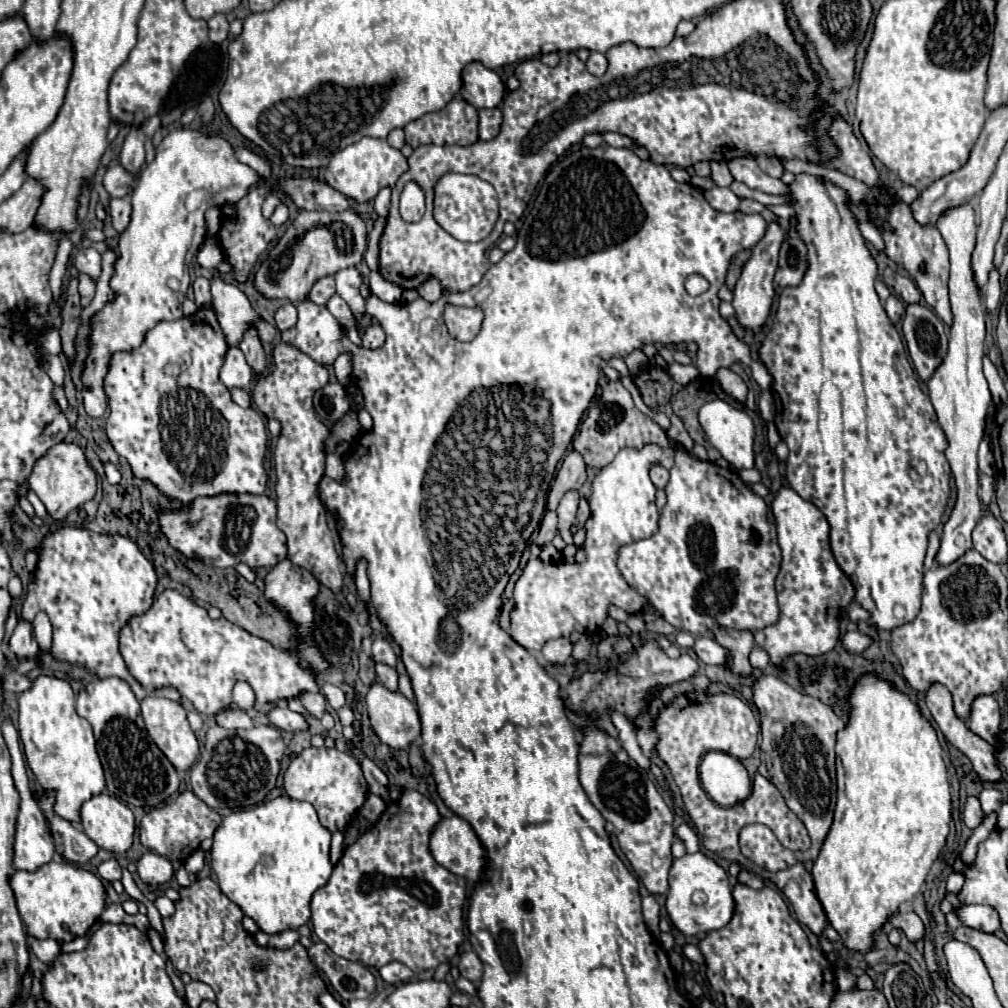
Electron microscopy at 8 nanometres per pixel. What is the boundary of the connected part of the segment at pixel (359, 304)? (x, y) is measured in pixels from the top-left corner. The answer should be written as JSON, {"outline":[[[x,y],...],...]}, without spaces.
{"outline":[[[356,267],[342,269],[334,275],[334,279],[336,279],[336,293],[350,305],[350,309],[356,317],[362,317],[364,315],[364,297],[360,295],[362,277],[360,277],[358,269]]]}

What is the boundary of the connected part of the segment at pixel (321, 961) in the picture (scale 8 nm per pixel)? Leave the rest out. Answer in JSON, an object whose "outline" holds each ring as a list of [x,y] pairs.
{"outline":[[[322,941],[308,949],[308,957],[314,963],[318,975],[324,977],[324,981],[342,1001],[370,997],[374,993],[376,977],[370,973],[370,969],[362,963],[334,955]]]}

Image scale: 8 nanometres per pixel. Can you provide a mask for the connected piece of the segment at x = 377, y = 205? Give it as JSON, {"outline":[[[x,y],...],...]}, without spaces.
{"outline":[[[388,187],[382,189],[382,191],[376,195],[376,199],[374,199],[374,211],[376,211],[376,215],[380,215],[380,217],[386,217],[386,215],[388,215],[388,211],[390,211],[390,189],[388,189]]]}

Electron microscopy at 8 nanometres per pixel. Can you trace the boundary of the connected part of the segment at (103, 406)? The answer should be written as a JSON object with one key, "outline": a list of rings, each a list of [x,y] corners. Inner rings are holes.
{"outline":[[[176,129],[156,147],[154,161],[144,167],[130,195],[132,219],[130,225],[120,233],[118,259],[110,279],[114,299],[108,301],[90,321],[88,355],[80,375],[82,401],[90,417],[102,417],[108,409],[104,377],[110,369],[112,355],[140,347],[146,331],[150,331],[150,327],[162,319],[182,317],[182,301],[186,297],[186,289],[190,287],[186,253],[192,247],[198,251],[198,245],[204,241],[204,209],[242,199],[256,181],[256,171],[238,163],[230,143],[222,137],[204,137],[202,131]],[[196,189],[206,191],[202,211],[188,211],[184,207],[186,197]],[[170,279],[178,281],[178,289],[168,285]]]}

